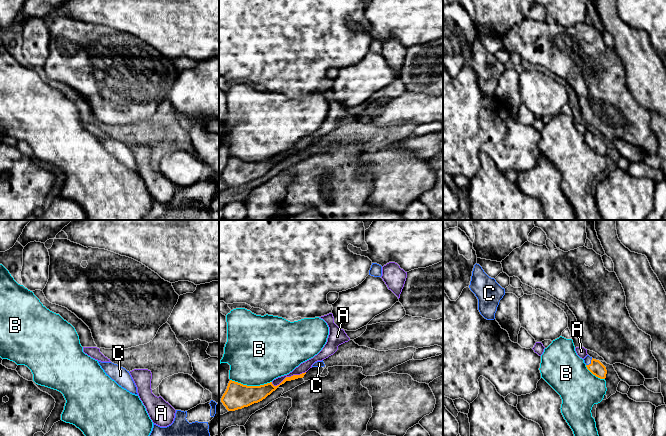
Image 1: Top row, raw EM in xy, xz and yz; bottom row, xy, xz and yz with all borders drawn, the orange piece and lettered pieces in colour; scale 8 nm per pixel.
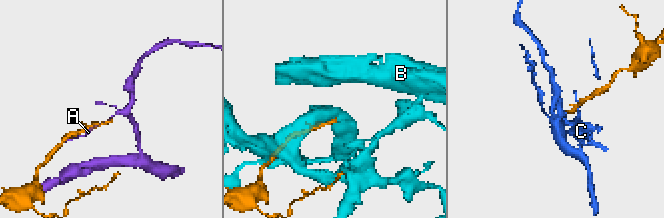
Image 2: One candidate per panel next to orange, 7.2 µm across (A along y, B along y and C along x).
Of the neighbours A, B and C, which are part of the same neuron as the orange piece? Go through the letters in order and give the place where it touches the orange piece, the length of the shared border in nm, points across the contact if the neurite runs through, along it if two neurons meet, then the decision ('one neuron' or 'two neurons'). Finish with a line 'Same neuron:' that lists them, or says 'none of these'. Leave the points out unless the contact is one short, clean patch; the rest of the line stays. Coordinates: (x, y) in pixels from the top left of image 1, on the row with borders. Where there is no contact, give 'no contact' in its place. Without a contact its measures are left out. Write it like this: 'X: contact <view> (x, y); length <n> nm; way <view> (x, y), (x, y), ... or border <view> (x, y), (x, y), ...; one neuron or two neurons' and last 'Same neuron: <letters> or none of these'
A: contact xz (288, 377); length 300 nm; two neurons
B: contact xz (251, 386); length 340 nm; two neurons
C: contact yz (591, 362); length 80 nm; way yz (596, 367), (591, 362), (587, 360); one neuron
Same neuron: C

